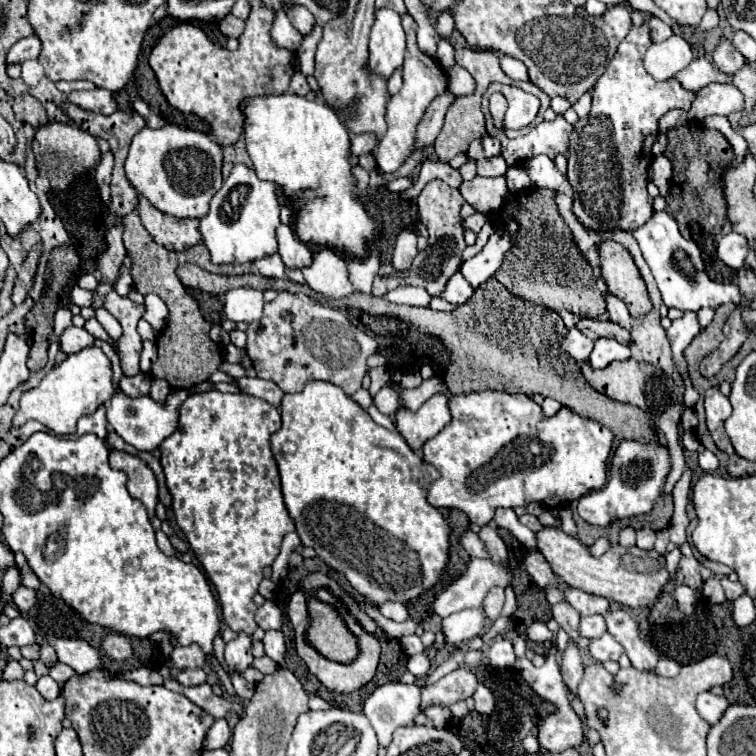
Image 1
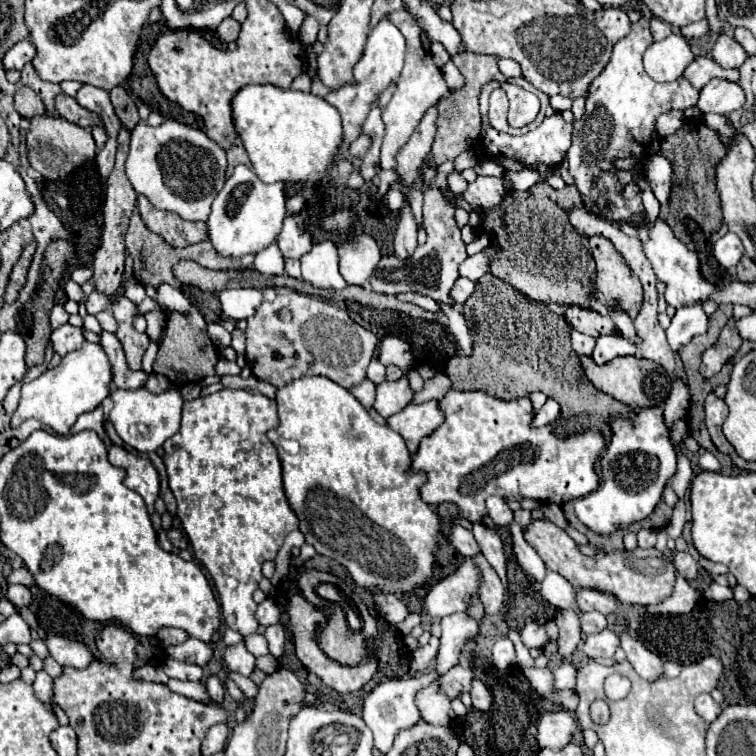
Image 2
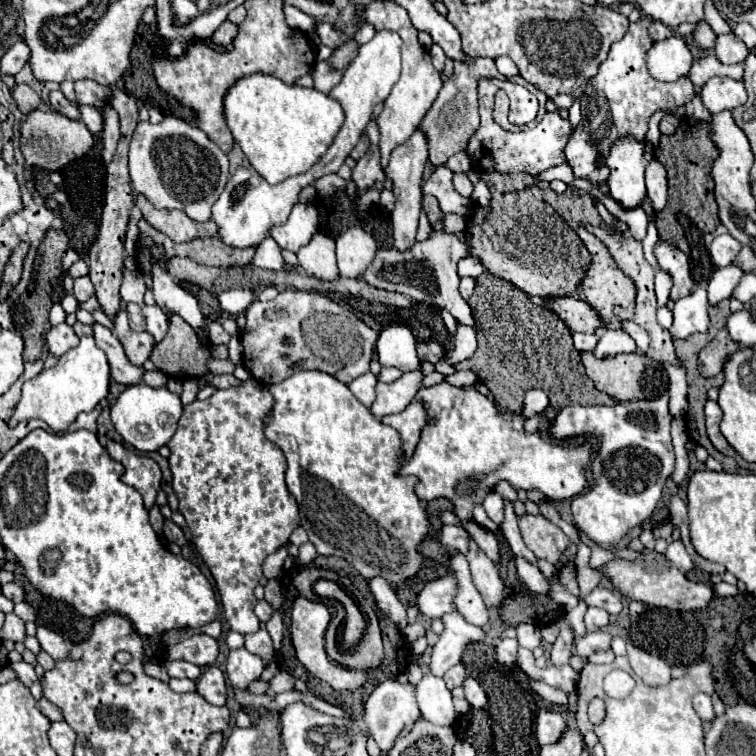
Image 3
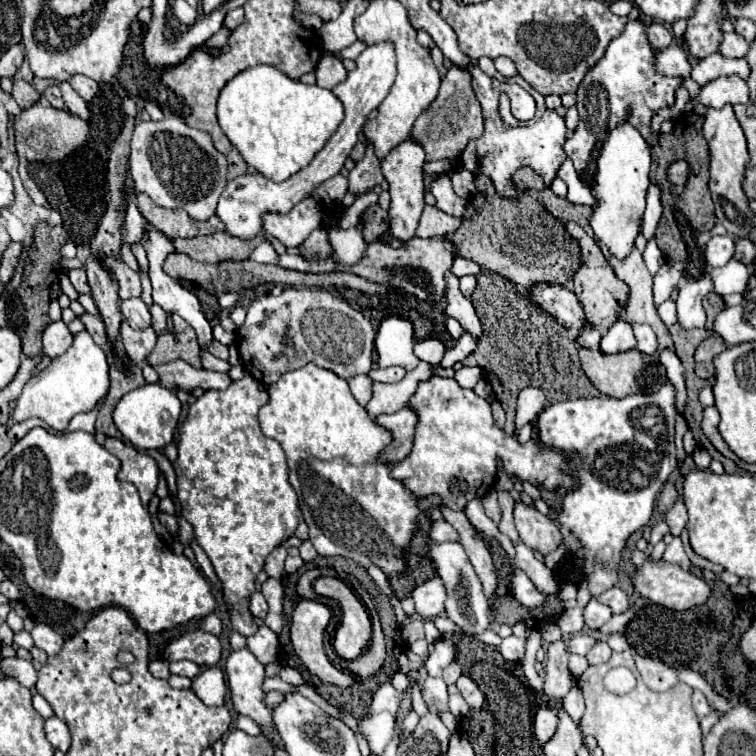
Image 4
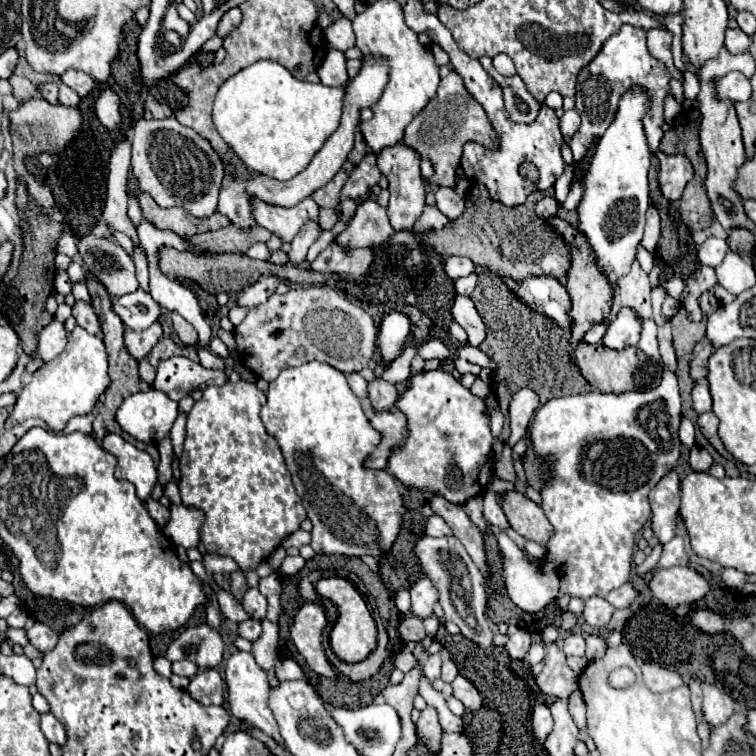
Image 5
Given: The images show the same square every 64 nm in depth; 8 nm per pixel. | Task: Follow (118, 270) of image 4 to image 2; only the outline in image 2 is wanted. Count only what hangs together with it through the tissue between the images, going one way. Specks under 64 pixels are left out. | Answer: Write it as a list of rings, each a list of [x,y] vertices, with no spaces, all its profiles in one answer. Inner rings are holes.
[[[130,278],[130,280],[126,282],[126,288],[124,288],[124,296],[126,296],[126,298],[130,298],[132,302],[140,304],[140,302],[146,298],[146,290],[144,290],[144,286],[142,286],[142,284],[138,284],[138,280]]]

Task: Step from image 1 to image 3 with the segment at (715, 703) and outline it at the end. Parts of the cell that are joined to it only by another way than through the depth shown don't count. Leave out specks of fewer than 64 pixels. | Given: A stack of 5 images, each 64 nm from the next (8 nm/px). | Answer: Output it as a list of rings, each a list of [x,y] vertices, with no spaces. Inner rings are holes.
[[[696,694],[696,696],[694,696],[694,710],[696,710],[696,714],[698,714],[704,722],[714,720],[712,700],[710,700],[708,694]]]

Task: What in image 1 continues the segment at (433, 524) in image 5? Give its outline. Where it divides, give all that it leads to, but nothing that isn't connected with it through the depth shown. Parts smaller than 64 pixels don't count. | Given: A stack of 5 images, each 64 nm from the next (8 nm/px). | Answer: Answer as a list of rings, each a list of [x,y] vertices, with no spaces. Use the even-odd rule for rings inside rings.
[[[468,530],[464,536],[462,536],[462,546],[464,546],[464,550],[472,556],[472,558],[488,558],[490,554],[488,554],[488,550],[486,550],[486,546],[484,546],[484,542],[478,538],[478,534],[476,532],[472,532],[472,530]]]

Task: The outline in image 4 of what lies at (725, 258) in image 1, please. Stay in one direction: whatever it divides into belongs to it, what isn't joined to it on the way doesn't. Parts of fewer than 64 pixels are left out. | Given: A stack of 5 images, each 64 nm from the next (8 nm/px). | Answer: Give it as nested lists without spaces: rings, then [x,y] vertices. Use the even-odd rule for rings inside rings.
[[[712,236],[712,240],[706,244],[704,256],[708,266],[724,266],[734,256],[734,238],[732,236]]]

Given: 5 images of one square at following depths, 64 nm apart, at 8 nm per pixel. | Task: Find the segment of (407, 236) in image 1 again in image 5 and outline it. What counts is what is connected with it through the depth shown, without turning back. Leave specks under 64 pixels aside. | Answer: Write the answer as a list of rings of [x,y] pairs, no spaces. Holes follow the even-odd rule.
[[[396,144],[390,148],[384,148],[378,154],[378,168],[388,178],[388,190],[390,190],[390,204],[388,204],[388,218],[396,232],[412,232],[416,220],[422,214],[424,208],[424,178],[420,174],[420,154],[414,148],[408,148],[406,144]]]

